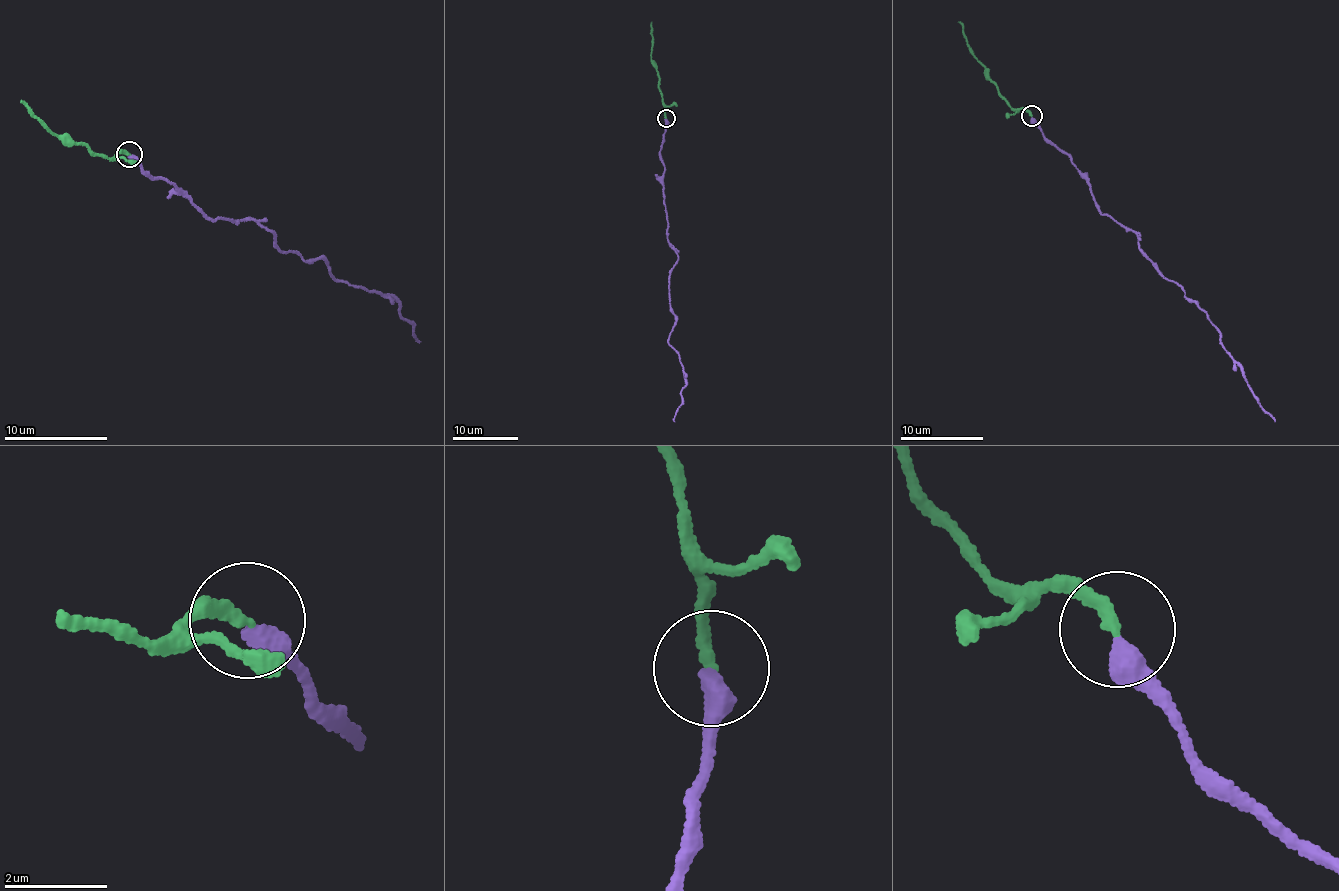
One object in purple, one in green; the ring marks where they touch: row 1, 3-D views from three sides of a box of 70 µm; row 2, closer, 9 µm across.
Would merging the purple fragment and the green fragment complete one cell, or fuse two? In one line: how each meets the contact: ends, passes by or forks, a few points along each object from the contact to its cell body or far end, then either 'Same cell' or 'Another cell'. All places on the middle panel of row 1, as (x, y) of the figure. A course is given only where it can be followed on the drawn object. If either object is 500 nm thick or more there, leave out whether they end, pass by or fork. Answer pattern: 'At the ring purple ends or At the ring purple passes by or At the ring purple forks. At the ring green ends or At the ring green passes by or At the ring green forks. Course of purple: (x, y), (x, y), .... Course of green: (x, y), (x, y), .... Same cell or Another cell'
At the ring purple ends. At the ring green ends. Course of purple: (666, 119), (663, 200), (668, 240), (678, 255), (668, 279), (675, 320), (668, 342), (685, 383), (674, 422). Course of green: (666, 119), (651, 55), (653, 40), (650, 22). Same cell

